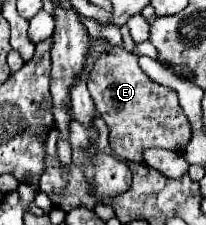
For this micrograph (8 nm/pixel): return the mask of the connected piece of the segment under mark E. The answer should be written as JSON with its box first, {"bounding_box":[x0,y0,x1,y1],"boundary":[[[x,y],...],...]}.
{"bounding_box":[88,47,190,161],"boundary":[[[112,47],[102,53],[88,75],[88,91],[98,115],[110,127],[110,145],[120,159],[142,161],[142,151],[162,147],[182,153],[190,141],[190,123],[178,105],[176,91],[152,83],[138,67],[138,57],[126,49]]]}

